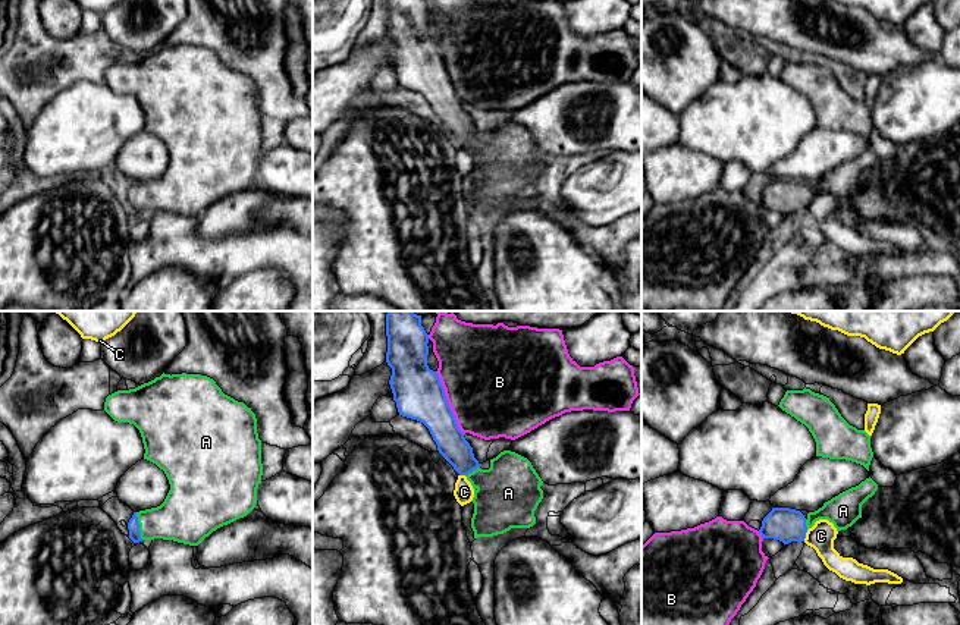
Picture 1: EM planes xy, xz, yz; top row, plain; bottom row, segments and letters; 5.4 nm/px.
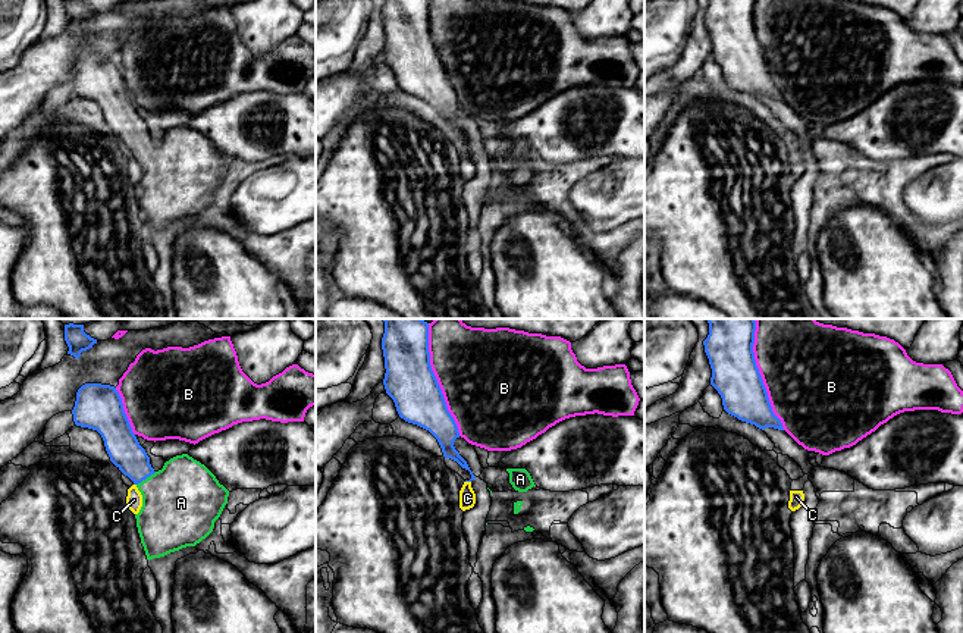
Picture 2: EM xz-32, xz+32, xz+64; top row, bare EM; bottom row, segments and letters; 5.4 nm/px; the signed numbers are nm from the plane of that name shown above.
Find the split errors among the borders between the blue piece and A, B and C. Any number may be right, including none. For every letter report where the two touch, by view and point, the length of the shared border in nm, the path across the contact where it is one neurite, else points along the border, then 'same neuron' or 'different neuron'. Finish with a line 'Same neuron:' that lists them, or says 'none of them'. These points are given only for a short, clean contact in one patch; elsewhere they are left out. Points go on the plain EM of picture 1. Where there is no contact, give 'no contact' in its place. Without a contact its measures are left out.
A: contact xy (138, 197); length 160 nm; way xy (132, 197), (138, 197), (182, 188); same neuron
B: contact xz (446, 74); length 380 nm; different neuron
C: contact yz (805, 207); length 70 nm; border yz (808, 201), (803, 212); different neuron
Same neuron: A

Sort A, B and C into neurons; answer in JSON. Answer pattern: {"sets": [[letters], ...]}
{"sets": [["A"], ["B"], ["C"]]}

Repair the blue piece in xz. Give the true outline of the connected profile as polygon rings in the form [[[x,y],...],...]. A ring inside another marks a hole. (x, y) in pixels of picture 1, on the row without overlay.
[[[386,0],[386,7],[386,34],[392,40],[389,56],[399,87],[423,94],[439,125],[474,160],[474,210],[533,198],[534,182],[543,170],[543,153],[531,134],[503,122],[490,131],[489,141],[481,141],[457,95],[437,44],[427,37],[426,1]]]

